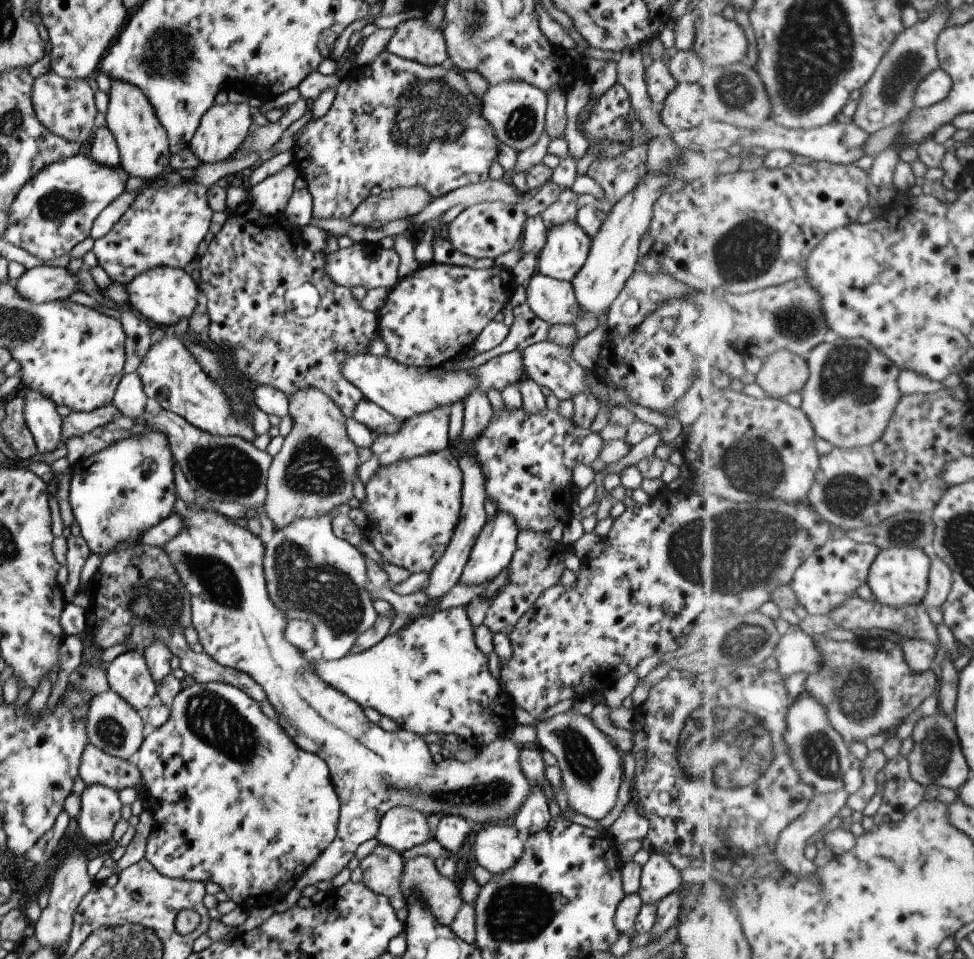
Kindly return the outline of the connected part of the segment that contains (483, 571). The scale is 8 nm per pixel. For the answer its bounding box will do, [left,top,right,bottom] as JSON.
[459,510,519,586]

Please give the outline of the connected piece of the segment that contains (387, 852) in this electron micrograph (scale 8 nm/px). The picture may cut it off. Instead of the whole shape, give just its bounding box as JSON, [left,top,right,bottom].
[360,845,405,897]

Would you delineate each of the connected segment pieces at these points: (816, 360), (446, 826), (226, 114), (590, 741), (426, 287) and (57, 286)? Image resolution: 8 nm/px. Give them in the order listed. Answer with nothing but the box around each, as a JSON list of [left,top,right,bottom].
[[802,336,904,448],[432,816,473,859],[189,102,254,164],[534,710,623,820],[377,262,517,368],[13,265,80,304]]

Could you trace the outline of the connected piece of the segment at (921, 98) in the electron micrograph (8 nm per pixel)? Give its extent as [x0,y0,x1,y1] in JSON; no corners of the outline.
[916,68,954,108]

